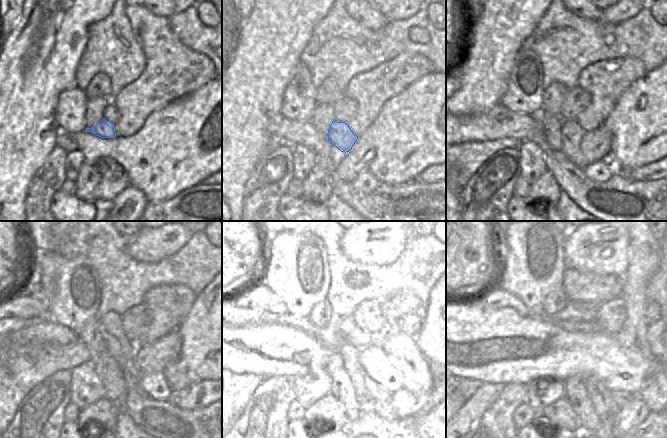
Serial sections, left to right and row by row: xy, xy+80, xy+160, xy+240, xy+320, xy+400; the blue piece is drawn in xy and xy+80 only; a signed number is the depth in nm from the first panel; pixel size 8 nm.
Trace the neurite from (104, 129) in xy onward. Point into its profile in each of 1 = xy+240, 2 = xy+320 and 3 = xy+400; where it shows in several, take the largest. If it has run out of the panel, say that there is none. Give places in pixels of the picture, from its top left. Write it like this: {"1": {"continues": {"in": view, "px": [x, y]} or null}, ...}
{"1": {"continues": {"in": "xy+240", "px": [132, 376]}}, "2": {"continues": {"in": "xy+320", "px": [383, 406]}}, "3": {"continues": {"in": "xy+400", "px": [620, 397]}}}

